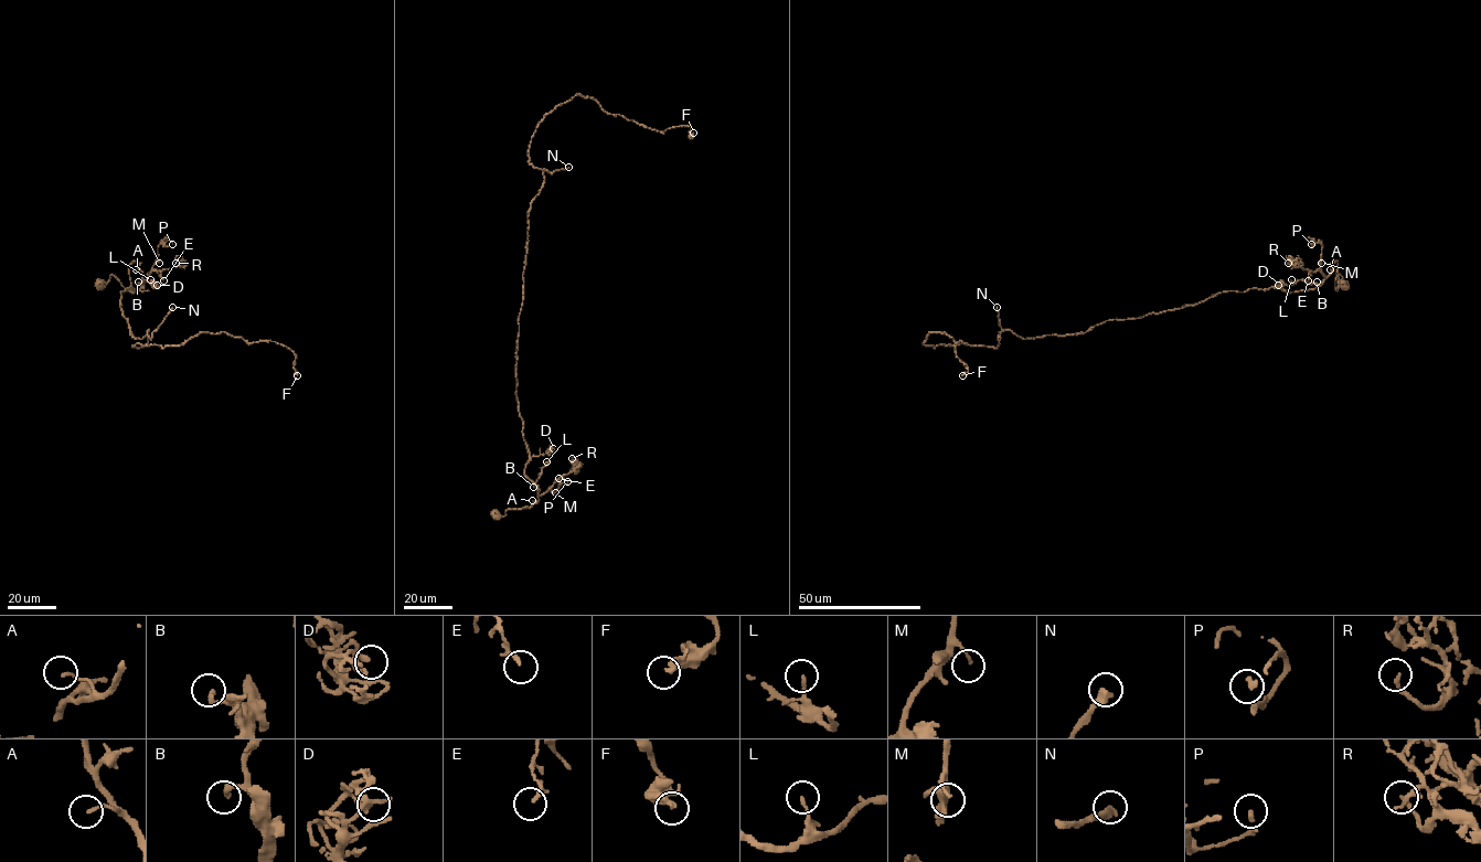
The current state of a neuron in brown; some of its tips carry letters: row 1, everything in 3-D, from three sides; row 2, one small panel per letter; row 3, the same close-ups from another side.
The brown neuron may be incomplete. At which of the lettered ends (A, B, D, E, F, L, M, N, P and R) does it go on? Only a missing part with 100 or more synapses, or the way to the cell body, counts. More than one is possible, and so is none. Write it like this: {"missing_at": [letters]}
{"missing_at": ["N"]}

